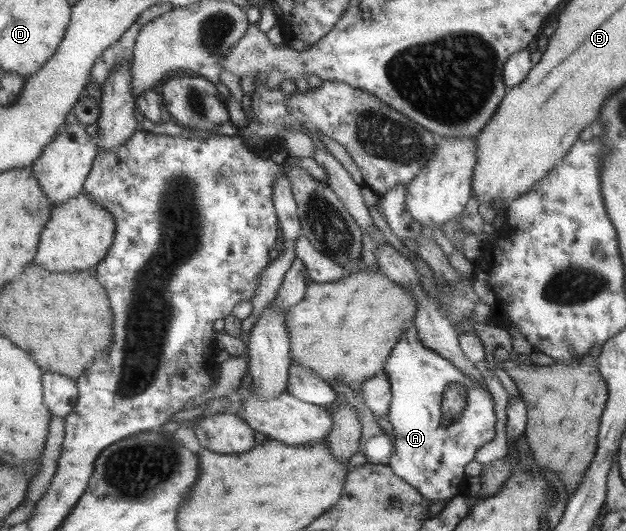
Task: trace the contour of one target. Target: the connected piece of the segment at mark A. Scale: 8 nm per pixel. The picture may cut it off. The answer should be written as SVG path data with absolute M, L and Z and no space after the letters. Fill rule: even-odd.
M414 320L413 324L407 328L407 332L403 332L403 336L395 350L391 352L391 358L387 360L384 370L389 375L391 393L393 393L388 418L393 426L393 445L396 449L388 466L411 486L418 488L419 492L422 492L422 495L431 502L436 500L449 502L453 497L464 494L467 466L474 463L477 452L483 446L487 446L489 442L493 442L497 436L497 412L495 412L495 400L493 400L491 392L477 388L473 377L463 374L451 360L443 358L441 354L437 354L435 350L425 346L419 338L419 329L415 326ZM451 383L463 383L465 386L467 409L452 424L442 426L443 400L445 400L447 388L451 388Z

